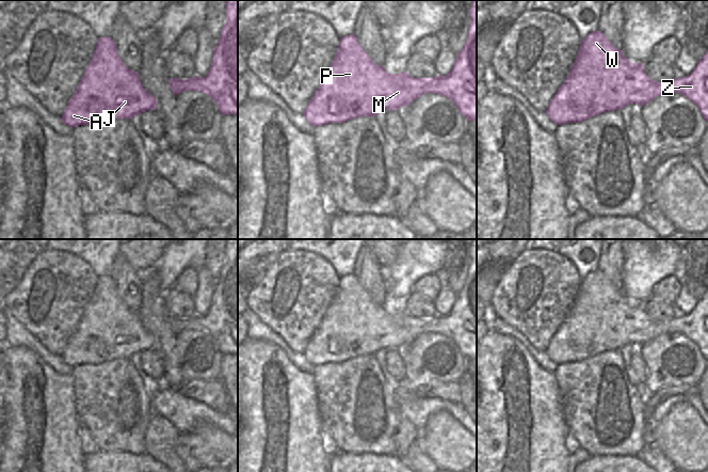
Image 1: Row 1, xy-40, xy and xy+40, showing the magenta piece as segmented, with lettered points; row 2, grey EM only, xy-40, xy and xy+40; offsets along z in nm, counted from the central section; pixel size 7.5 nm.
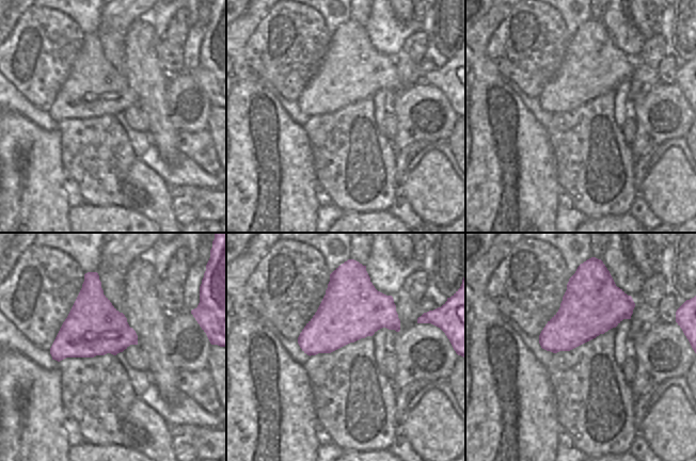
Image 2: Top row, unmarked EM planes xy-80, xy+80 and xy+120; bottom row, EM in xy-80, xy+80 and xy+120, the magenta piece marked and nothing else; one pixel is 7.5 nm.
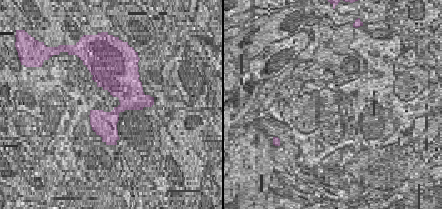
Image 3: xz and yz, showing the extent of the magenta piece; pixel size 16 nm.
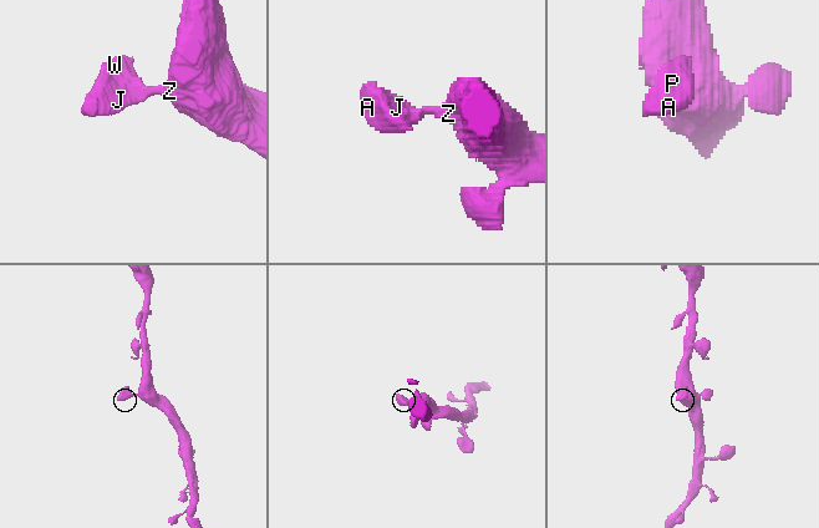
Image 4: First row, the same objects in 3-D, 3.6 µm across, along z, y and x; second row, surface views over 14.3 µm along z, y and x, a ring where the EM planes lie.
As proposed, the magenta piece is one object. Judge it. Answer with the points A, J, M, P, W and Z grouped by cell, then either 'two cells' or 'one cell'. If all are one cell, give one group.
groups A J M P W Z; one cell

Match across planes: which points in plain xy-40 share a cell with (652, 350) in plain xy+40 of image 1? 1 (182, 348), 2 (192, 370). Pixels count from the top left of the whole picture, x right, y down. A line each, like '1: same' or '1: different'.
1: same
2: same

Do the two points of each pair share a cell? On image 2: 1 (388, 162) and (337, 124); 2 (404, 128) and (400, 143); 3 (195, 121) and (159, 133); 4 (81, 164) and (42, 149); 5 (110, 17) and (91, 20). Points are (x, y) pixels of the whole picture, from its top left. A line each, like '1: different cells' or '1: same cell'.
1: same cell
2: same cell
3: different cells
4: different cells
5: different cells

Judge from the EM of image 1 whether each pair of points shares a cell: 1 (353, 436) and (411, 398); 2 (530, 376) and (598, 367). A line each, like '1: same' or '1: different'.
1: different
2: different

